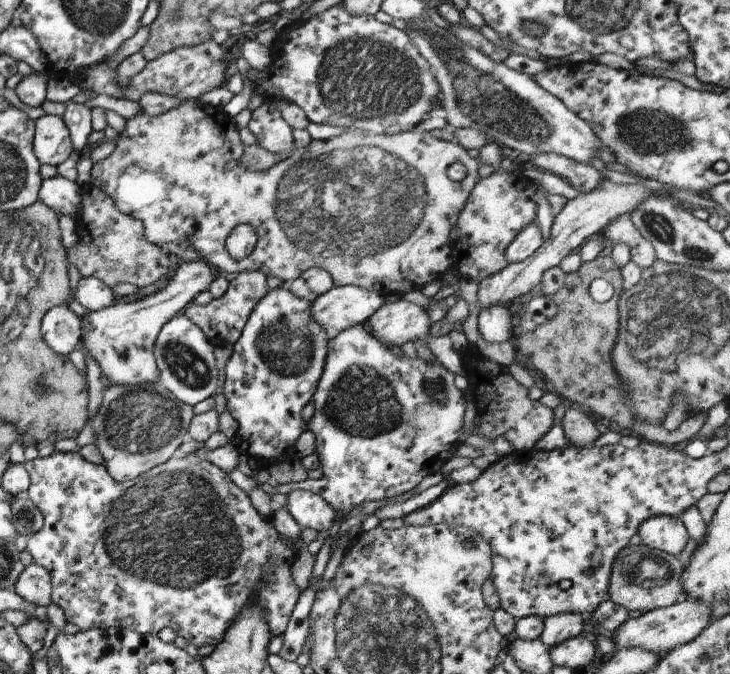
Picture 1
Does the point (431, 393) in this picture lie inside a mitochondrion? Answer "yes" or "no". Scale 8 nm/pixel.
yes

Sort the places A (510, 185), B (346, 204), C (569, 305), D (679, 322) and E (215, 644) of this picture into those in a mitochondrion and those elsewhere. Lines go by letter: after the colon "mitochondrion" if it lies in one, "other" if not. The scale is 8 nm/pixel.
A: other
B: mitochondrion
C: other
D: mitochondrion
E: other

